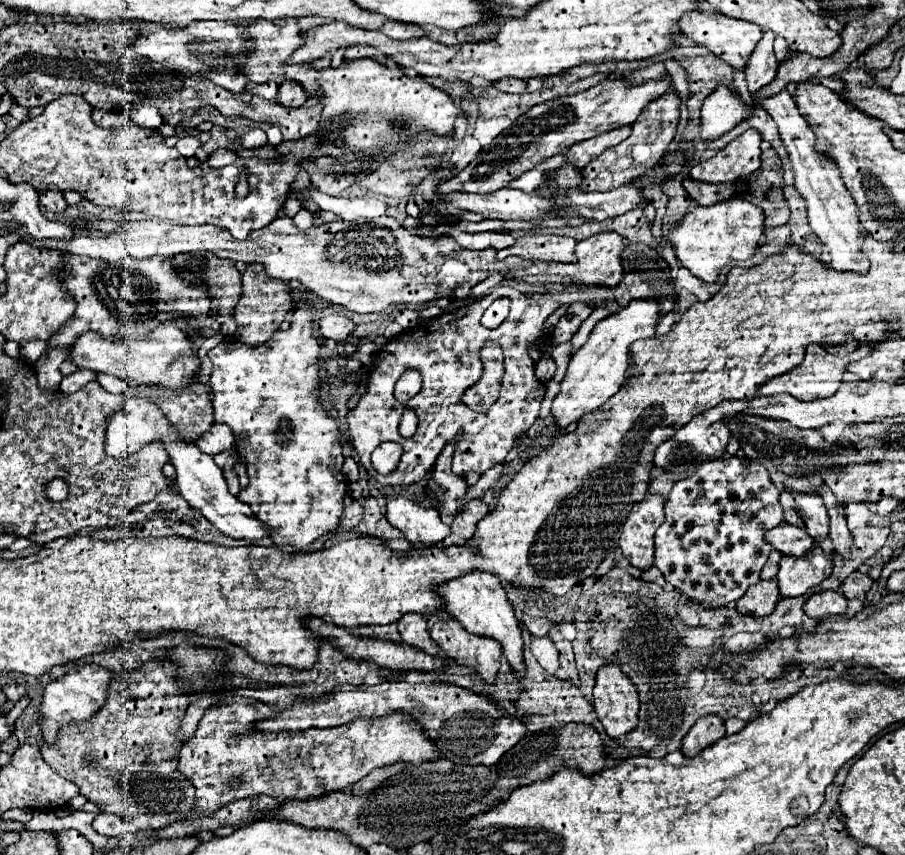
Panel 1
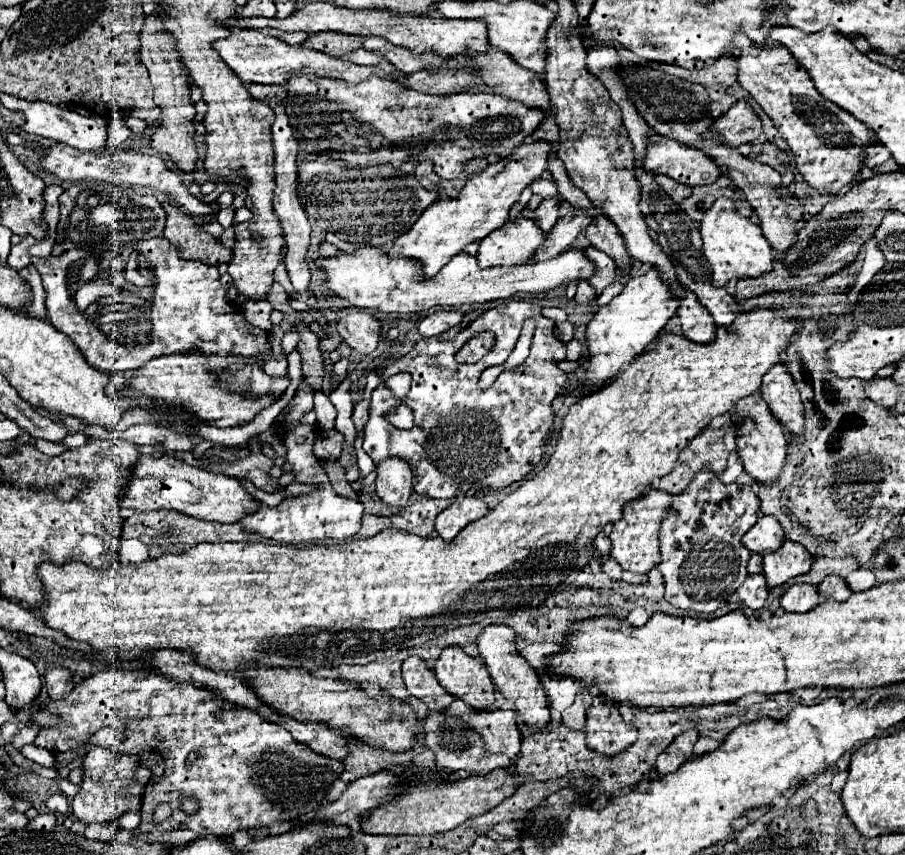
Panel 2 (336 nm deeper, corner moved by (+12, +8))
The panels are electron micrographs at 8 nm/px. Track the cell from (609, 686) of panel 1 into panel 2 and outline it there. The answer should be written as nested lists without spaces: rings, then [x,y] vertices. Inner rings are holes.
[[[596,704],[586,710],[586,744],[600,754],[618,754],[636,740],[636,726],[626,724],[616,704]]]

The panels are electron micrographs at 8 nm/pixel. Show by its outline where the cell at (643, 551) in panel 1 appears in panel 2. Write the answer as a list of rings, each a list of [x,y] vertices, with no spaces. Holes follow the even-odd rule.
[[[650,490],[646,496],[642,496],[636,502],[630,502],[624,506],[624,514],[618,522],[614,522],[610,540],[612,540],[612,552],[610,556],[628,572],[638,572],[646,574],[650,572],[658,560],[660,560],[660,550],[658,550],[658,524],[662,516],[666,514],[666,508],[670,508],[672,496],[662,492],[662,490]]]

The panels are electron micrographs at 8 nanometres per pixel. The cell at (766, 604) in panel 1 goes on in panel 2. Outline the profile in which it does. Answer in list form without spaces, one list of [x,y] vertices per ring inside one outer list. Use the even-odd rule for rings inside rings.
[[[748,574],[744,584],[728,598],[730,602],[738,602],[750,610],[758,610],[764,606],[764,600],[768,596],[768,586],[762,574]]]

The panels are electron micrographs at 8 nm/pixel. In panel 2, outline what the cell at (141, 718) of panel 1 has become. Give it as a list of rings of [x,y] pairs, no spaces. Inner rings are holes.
[[[90,746],[80,756],[82,768],[82,782],[78,784],[80,790],[72,798],[72,812],[78,820],[90,822],[112,822],[118,820],[122,814],[130,810],[140,810],[144,784],[136,780],[136,770],[140,766],[140,758],[134,754],[116,754],[112,748],[106,746]]]

